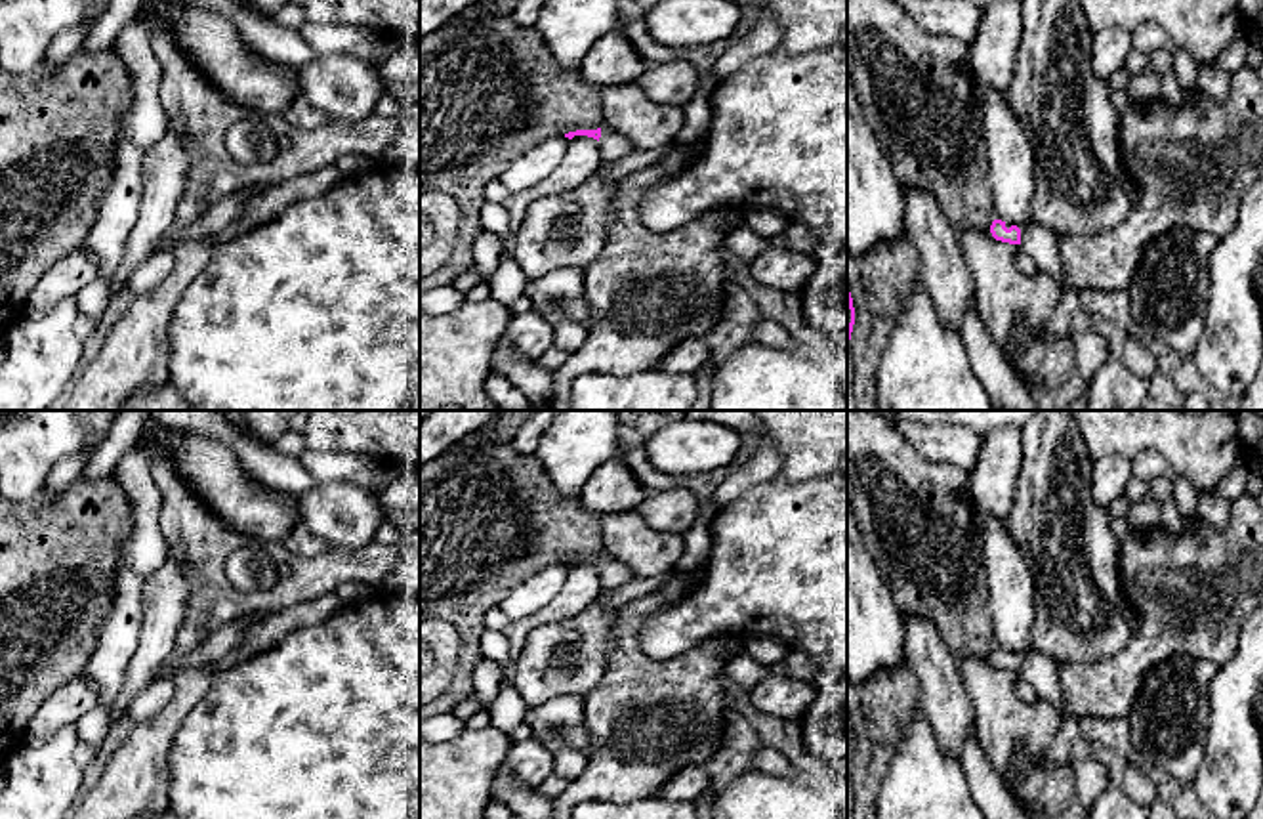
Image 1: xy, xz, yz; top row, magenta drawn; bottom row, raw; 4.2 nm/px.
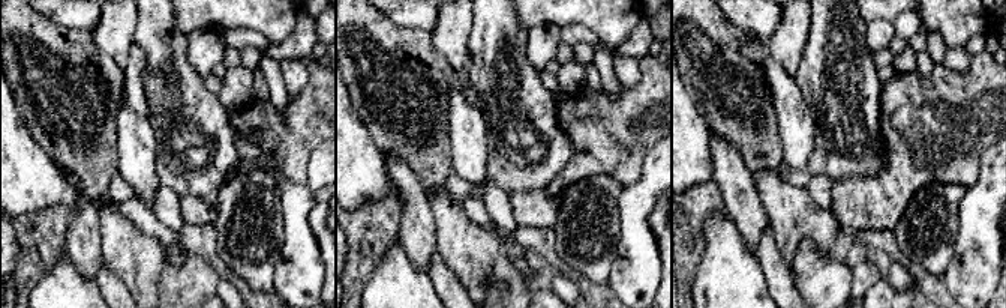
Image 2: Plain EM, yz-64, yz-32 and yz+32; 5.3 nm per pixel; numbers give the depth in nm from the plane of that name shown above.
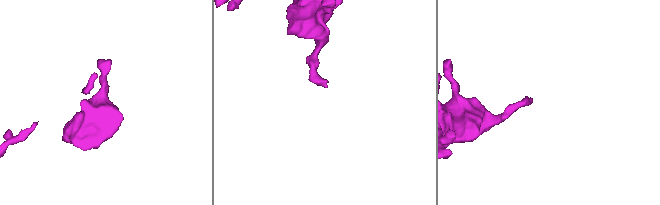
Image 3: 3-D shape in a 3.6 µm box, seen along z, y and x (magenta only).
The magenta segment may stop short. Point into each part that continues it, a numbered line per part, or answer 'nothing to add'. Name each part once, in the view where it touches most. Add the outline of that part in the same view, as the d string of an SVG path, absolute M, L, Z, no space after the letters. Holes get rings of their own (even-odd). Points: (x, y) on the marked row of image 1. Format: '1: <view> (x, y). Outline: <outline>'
1: xz (613, 146). Outline: M601 128L599 149L601 149L601 158L607 164L614 162L633 151L626 137L622 137L607 128Z

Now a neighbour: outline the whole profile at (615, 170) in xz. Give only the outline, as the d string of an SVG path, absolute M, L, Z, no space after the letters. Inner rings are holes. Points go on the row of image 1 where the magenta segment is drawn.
M677 141L652 149L652 151L632 151L630 155L618 158L614 162L609 162L609 164L603 162L597 172L605 179L618 181L618 179L626 178L628 174L633 174L633 172L656 162L664 155L672 153L675 147L679 147Z

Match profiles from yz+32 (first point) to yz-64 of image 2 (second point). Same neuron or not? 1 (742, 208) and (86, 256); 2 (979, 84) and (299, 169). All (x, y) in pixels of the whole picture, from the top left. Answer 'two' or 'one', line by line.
1: one
2: one

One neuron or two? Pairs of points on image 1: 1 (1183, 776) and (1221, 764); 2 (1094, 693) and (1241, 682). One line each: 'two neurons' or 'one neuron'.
1: two neurons
2: two neurons

